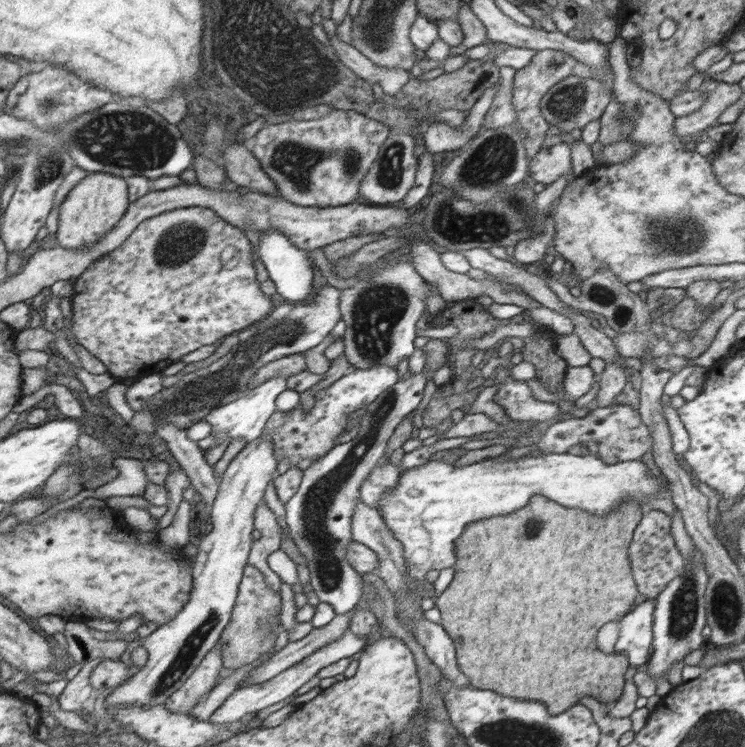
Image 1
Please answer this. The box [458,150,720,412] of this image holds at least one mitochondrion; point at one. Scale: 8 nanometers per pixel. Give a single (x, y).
(696, 228)

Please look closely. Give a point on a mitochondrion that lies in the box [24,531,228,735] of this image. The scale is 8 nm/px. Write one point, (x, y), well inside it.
(194, 642)

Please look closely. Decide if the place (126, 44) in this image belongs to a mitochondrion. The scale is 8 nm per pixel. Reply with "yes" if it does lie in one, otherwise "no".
no

